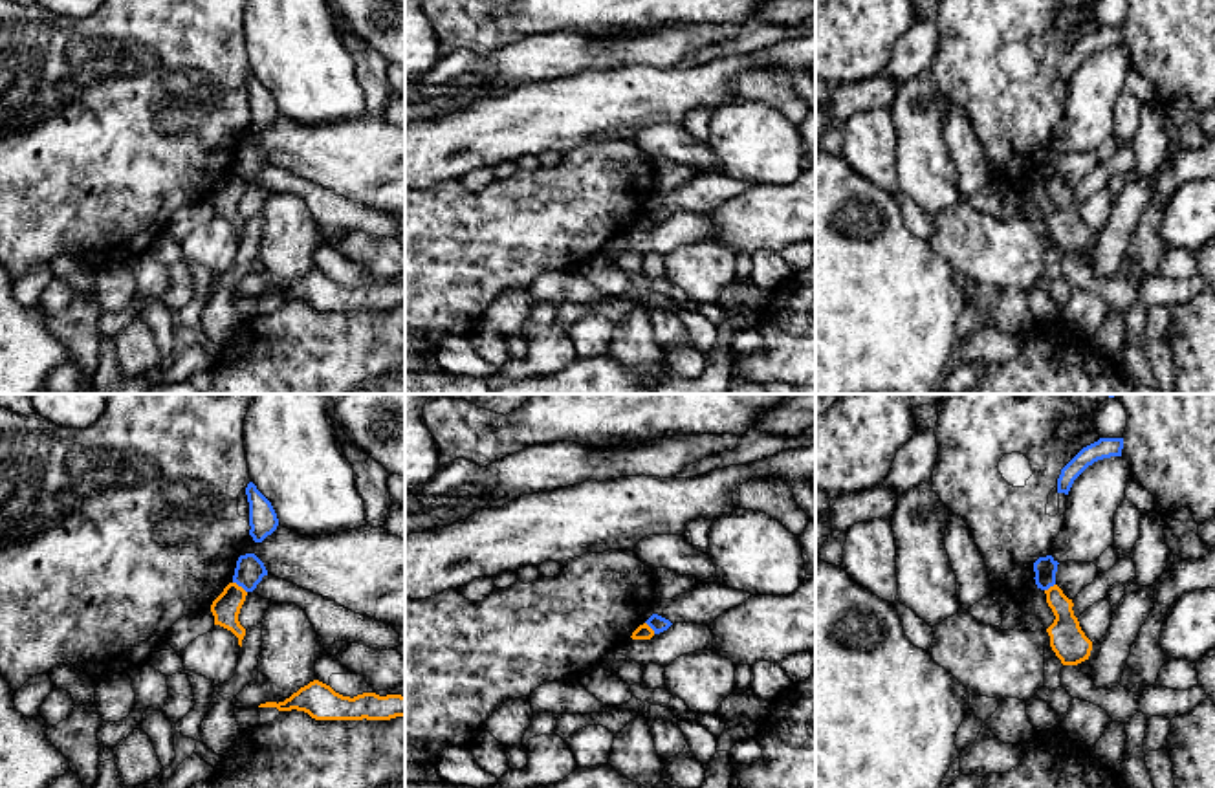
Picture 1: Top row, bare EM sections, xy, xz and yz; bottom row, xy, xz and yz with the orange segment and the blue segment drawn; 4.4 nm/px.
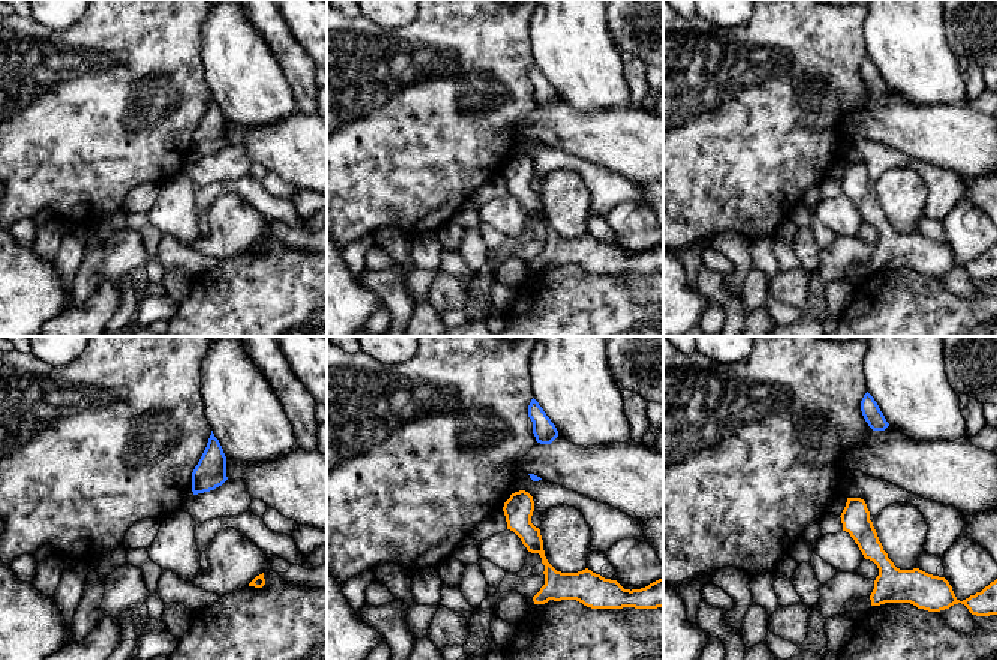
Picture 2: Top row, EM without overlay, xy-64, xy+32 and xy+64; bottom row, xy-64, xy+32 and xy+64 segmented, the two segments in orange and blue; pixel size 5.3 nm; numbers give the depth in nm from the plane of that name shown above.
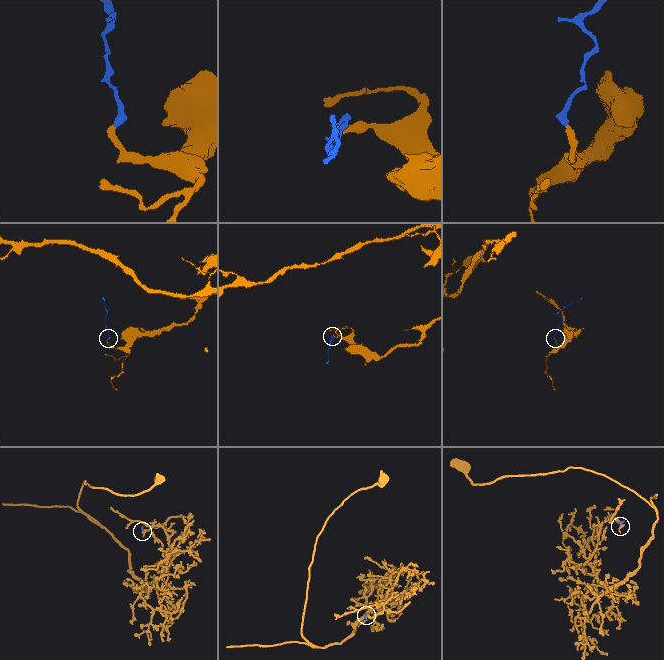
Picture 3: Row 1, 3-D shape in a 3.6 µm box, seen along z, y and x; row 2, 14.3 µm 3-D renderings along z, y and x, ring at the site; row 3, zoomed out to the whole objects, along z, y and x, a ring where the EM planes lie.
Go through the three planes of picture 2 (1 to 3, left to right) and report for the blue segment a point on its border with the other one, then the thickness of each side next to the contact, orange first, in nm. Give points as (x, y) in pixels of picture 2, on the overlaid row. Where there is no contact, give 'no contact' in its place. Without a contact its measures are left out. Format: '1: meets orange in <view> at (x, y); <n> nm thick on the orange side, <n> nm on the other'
1: no contact
2: no contact
3: no contact

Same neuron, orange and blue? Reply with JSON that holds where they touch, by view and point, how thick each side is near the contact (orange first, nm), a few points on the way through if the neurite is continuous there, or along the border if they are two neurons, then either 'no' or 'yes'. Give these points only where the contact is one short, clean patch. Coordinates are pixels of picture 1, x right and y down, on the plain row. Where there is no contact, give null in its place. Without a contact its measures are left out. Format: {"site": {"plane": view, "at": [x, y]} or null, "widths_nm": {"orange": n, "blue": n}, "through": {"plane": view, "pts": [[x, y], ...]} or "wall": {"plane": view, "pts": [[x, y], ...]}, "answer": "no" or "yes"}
{"site": {"plane": "xy", "at": [240, 176]}, "widths_nm": {"orange": 120, "blue": 130}, "wall": {"plane": "xy", "pts": [[233, 171], [246, 182]]}, "answer": "no"}

